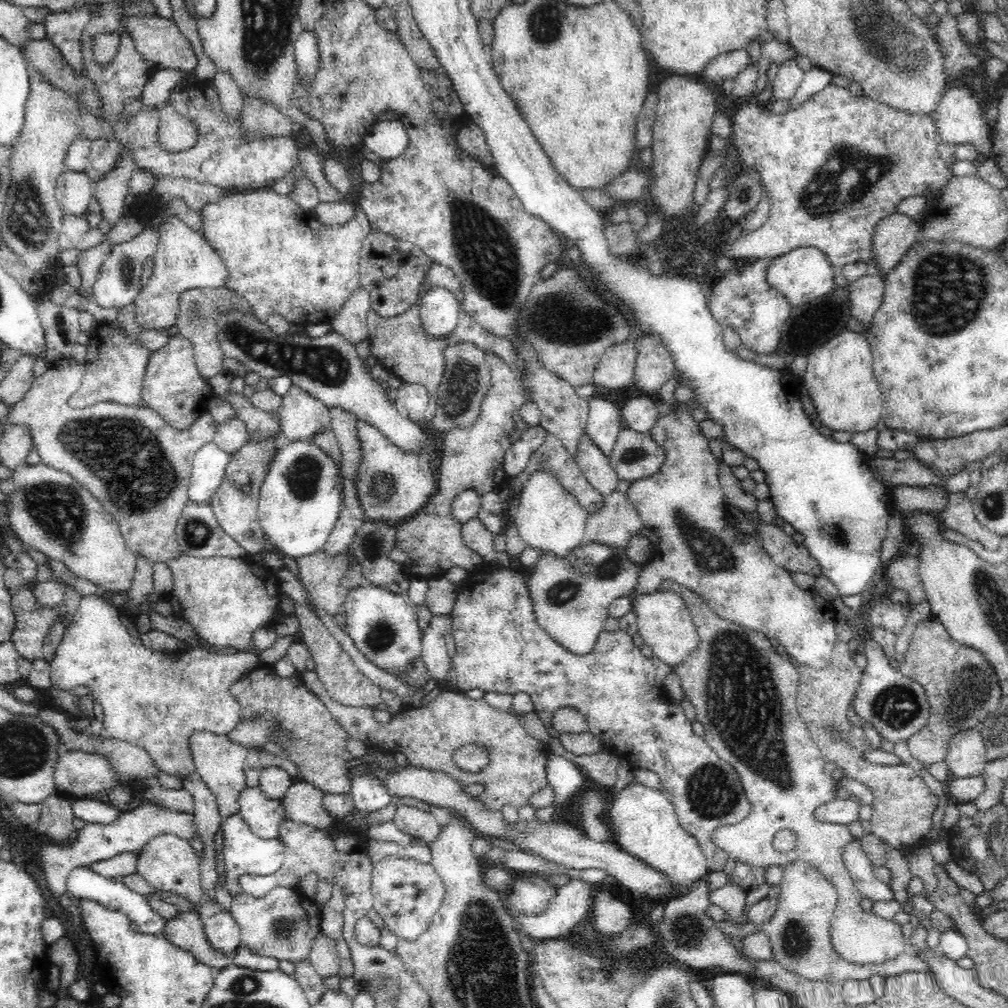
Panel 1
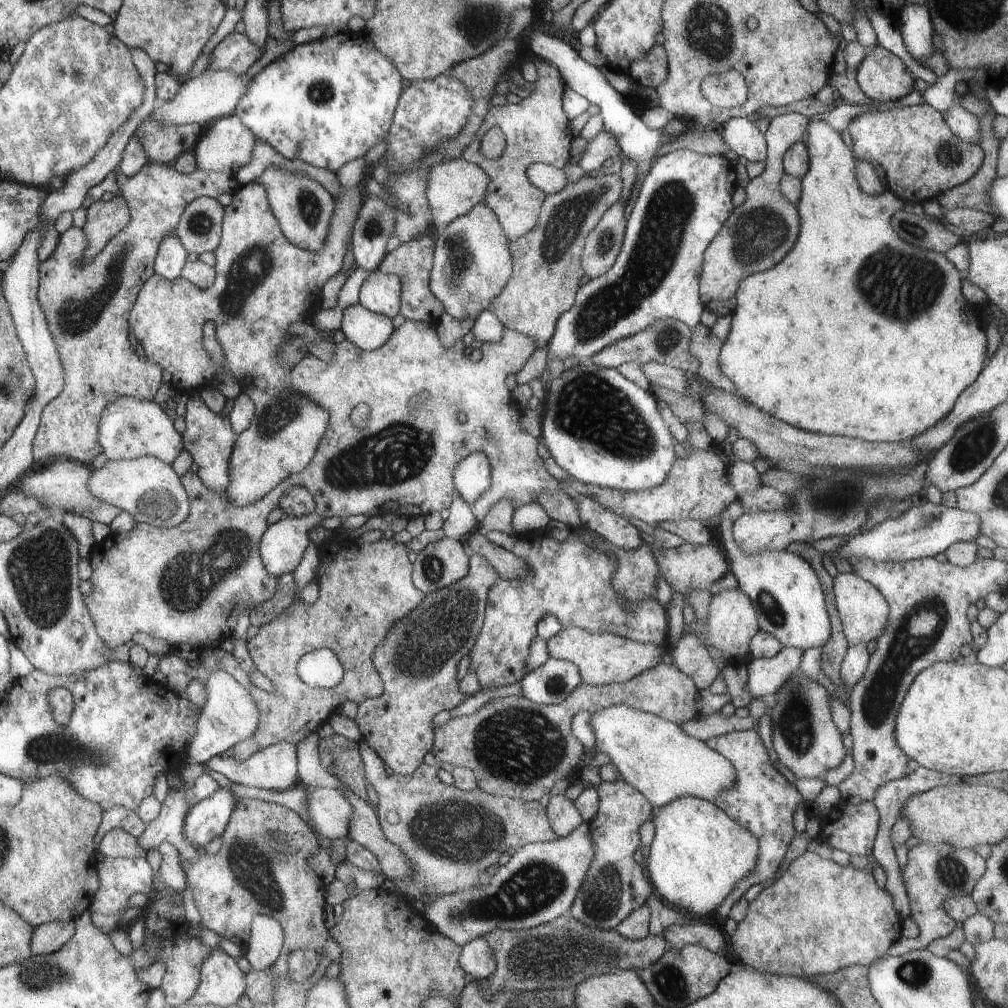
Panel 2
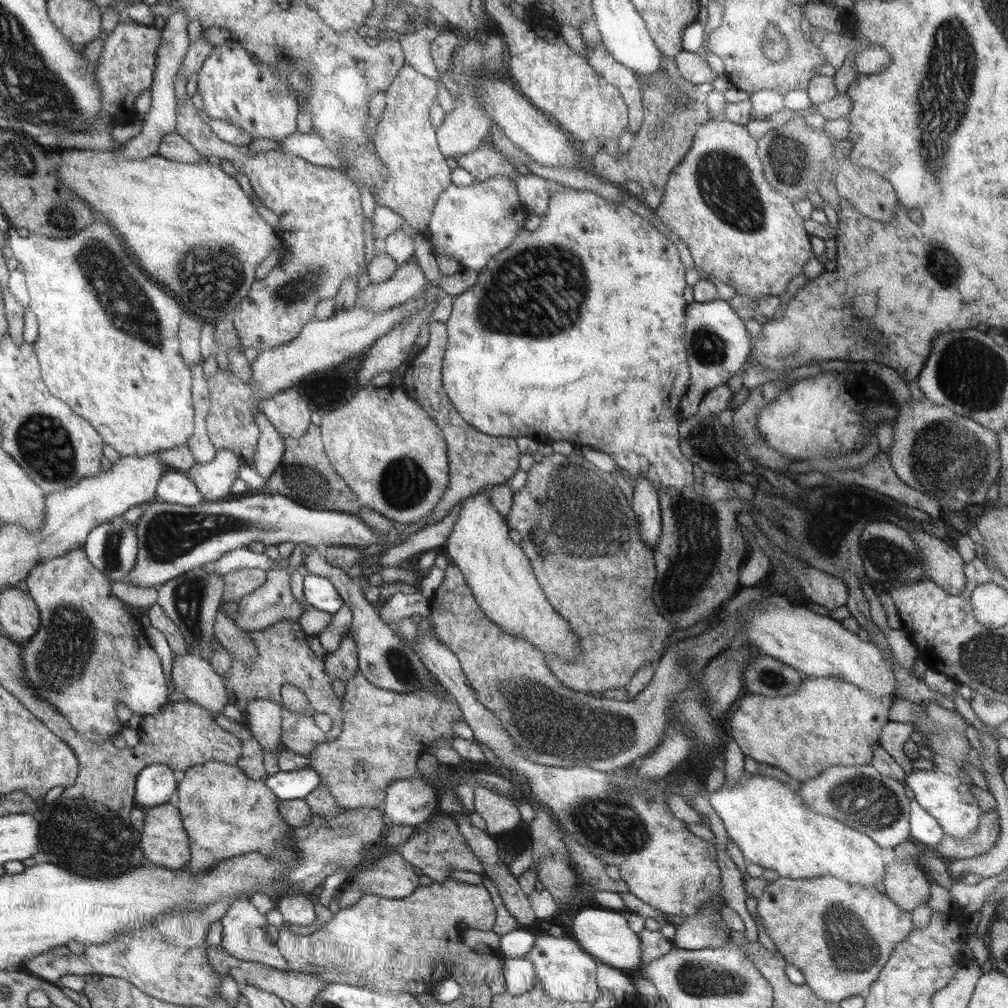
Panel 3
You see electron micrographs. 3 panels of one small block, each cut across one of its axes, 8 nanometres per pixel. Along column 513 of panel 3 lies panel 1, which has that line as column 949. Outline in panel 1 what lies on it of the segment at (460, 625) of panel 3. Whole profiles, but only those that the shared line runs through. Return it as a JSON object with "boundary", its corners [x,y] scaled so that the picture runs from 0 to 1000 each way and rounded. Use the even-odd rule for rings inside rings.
{"boundary":[[[927,613],[915,617],[909,623],[909,629],[897,651],[899,655],[893,659],[893,667],[903,675],[915,679],[915,683],[921,687],[923,696],[923,714],[911,728],[903,730],[901,734],[903,748],[917,760],[938,756],[942,734],[950,726],[970,722],[970,718],[974,718],[992,700],[992,675],[986,663],[980,661],[980,655],[974,653],[974,649],[948,639],[942,633],[938,621]]]}

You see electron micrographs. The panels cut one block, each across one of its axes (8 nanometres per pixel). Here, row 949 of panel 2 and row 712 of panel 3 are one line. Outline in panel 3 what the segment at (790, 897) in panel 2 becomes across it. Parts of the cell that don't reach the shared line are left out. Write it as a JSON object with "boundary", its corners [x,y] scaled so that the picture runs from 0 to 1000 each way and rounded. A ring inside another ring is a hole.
{"boundary":[[[799,671],[793,683],[781,690],[749,690],[741,688],[735,692],[735,700],[729,702],[723,710],[721,720],[723,728],[729,732],[731,740],[739,750],[745,750],[751,756],[763,758],[773,766],[779,766],[787,774],[801,776],[811,772],[818,762],[824,760],[860,760],[866,752],[866,738],[872,738],[874,722],[884,716],[884,688],[868,688],[864,690],[850,679],[842,679],[830,671]]]}

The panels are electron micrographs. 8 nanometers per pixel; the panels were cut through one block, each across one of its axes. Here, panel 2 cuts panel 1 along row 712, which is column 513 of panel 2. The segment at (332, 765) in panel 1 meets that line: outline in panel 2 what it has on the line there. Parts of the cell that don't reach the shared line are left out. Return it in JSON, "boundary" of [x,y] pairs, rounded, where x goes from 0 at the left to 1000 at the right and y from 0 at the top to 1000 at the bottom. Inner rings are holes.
{"boundary":[[[592,171],[570,183],[563,183],[555,192],[541,194],[531,226],[505,240],[509,270],[485,306],[501,327],[525,333],[533,347],[545,341],[553,315],[568,304],[570,292],[576,286],[576,276],[580,274],[576,264],[580,236],[594,222],[598,210],[616,196],[616,190],[618,179],[614,173],[598,175]]]}

